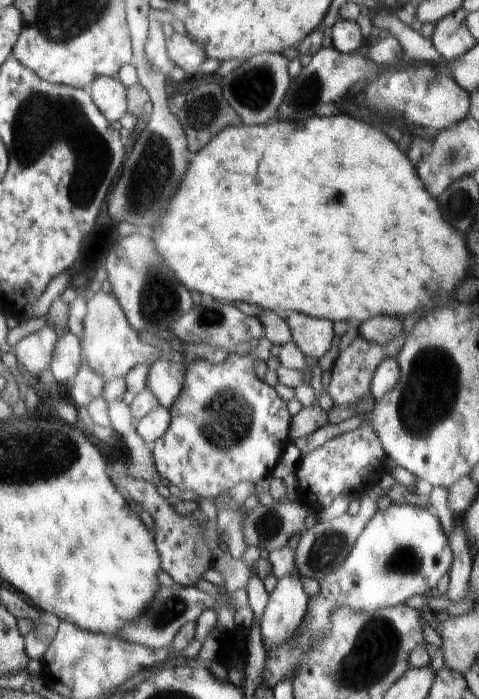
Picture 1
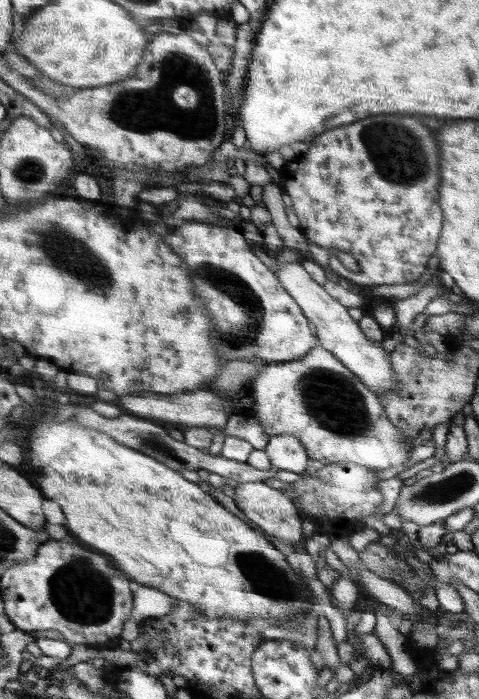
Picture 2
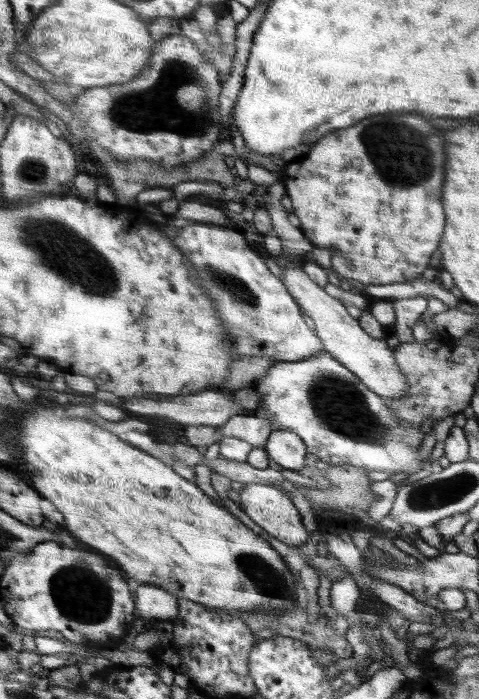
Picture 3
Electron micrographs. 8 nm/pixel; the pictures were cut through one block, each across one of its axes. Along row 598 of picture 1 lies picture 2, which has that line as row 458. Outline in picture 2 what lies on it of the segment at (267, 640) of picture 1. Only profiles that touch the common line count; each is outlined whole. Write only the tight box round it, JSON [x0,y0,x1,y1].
[263,434,310,474]

